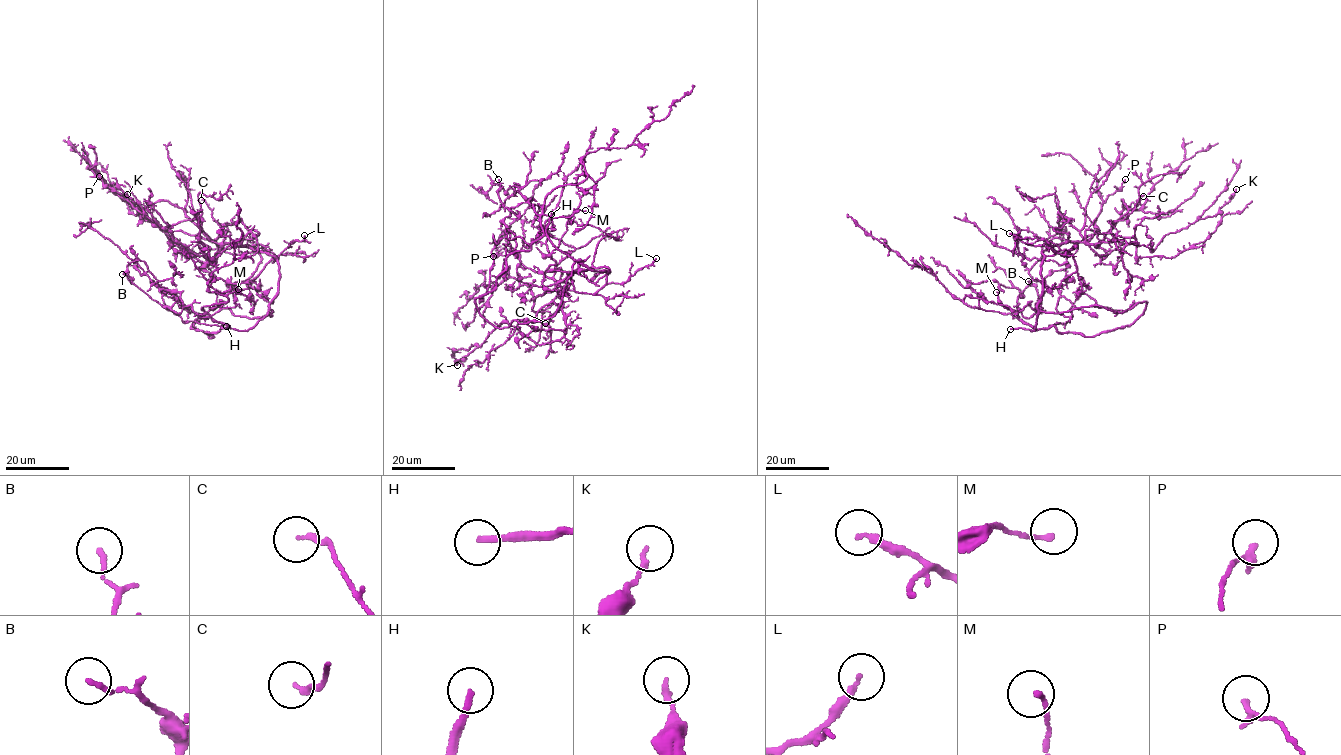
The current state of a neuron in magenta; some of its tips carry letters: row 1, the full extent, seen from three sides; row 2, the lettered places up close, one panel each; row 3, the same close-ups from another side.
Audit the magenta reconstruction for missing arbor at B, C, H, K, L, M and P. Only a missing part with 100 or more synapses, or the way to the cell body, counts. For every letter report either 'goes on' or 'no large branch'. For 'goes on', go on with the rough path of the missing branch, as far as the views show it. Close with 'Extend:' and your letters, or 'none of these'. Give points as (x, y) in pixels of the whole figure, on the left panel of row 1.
B: no large branch
C: no large branch
H: goes on; course (226, 326), (195, 322), (180, 325), (189, 330), (216, 322), (203, 323)
K: no large branch
L: no large branch
M: no large branch
P: no large branch
Extend: H

